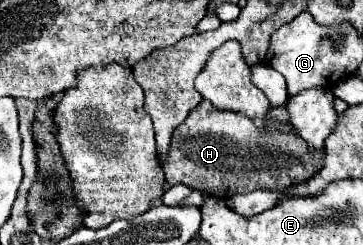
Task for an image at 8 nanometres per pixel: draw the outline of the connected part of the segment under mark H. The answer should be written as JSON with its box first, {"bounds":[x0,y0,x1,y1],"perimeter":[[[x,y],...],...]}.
{"bounds":[163,99,323,199],"perimeter":[[[205,99],[187,115],[187,119],[173,131],[171,147],[167,153],[167,159],[163,163],[163,173],[167,179],[167,185],[189,185],[191,189],[199,189],[207,195],[229,199],[237,193],[251,193],[255,189],[275,189],[275,187],[287,187],[291,183],[303,181],[313,177],[323,167],[323,151],[317,155],[307,151],[307,143],[291,133],[281,131],[269,131],[261,133],[257,127],[247,119],[243,113],[233,111],[219,111]]]}

